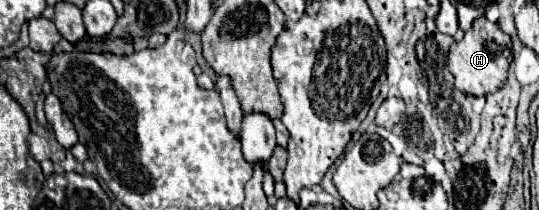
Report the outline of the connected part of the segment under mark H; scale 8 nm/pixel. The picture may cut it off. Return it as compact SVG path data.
M479 17L473 21L473 27L465 33L465 37L459 43L453 43L447 63L449 71L455 77L455 87L461 89L463 93L475 97L495 93L497 89L503 87L507 79L507 69L511 63L511 37L505 35L497 23Z

